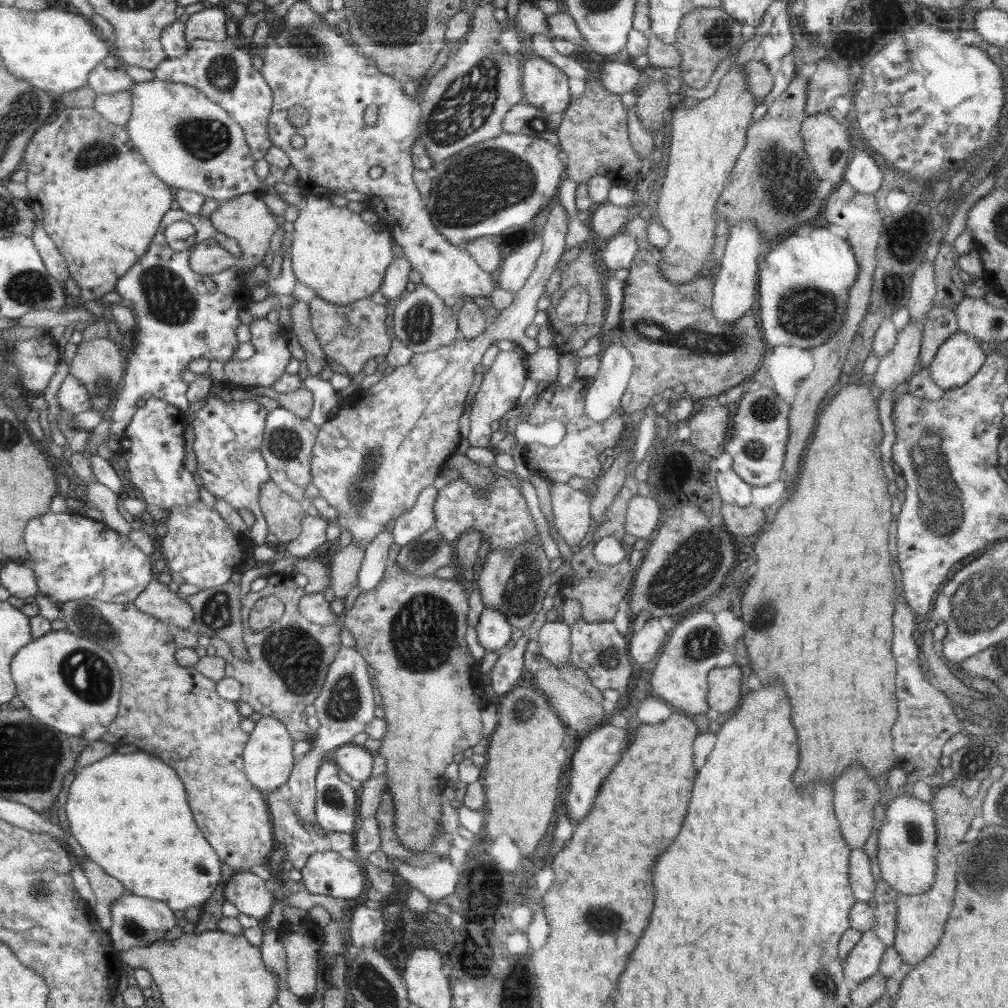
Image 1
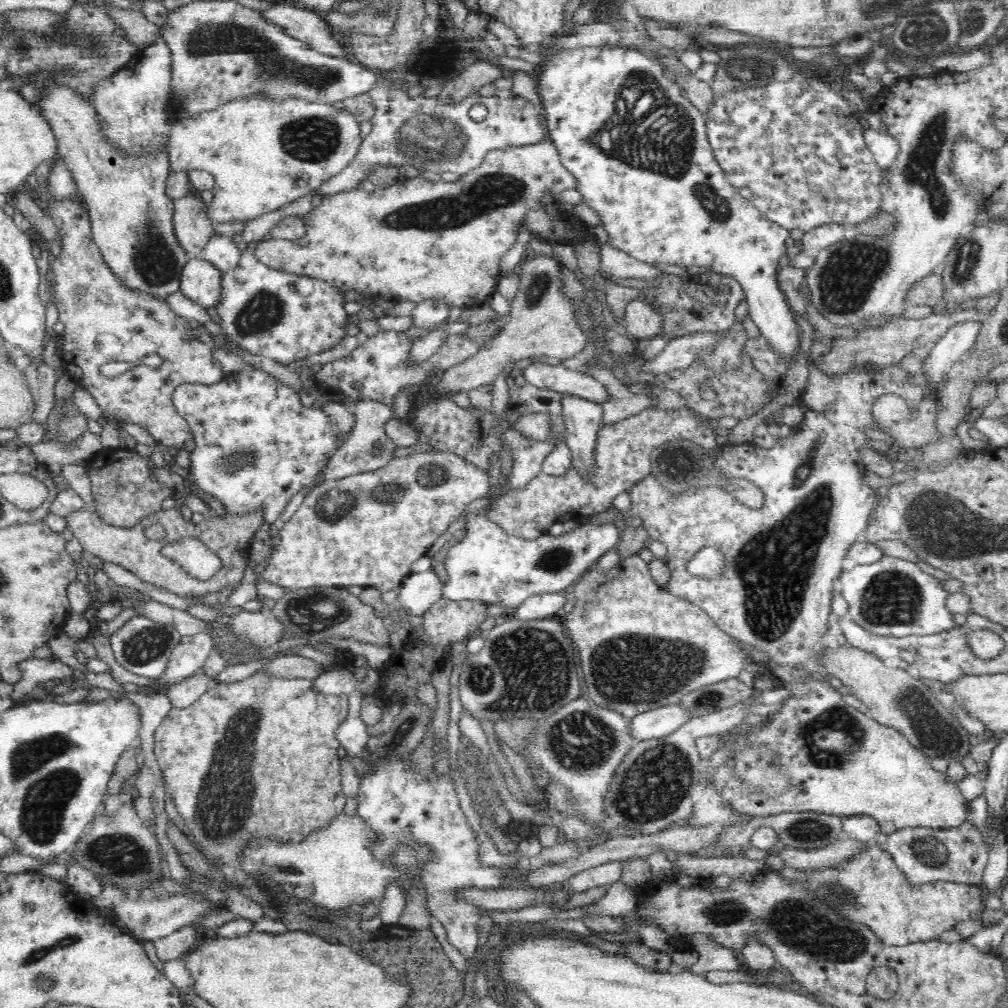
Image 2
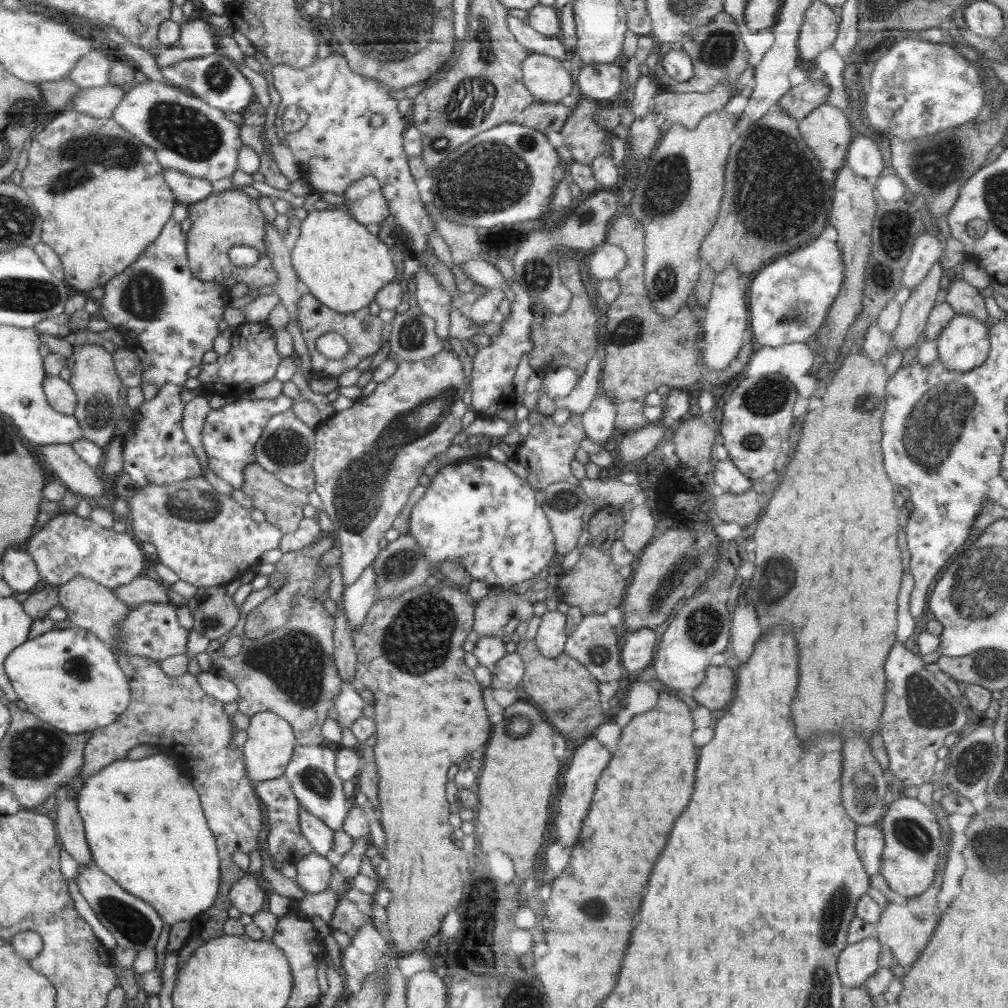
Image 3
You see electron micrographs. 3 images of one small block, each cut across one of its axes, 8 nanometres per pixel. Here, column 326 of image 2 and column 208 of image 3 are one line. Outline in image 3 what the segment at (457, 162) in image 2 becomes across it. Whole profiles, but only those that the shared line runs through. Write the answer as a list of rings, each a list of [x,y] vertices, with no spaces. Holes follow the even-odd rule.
[[[166,169],[163,177],[172,189],[176,202],[192,205],[204,200],[213,191],[211,182],[194,178],[176,169]]]

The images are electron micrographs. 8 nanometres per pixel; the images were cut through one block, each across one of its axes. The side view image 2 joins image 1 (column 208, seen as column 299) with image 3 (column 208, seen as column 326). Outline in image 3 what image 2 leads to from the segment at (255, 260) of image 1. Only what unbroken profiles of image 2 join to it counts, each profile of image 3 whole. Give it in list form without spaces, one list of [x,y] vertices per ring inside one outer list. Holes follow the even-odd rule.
[[[240,189],[212,191],[200,202],[189,205],[188,218],[191,228],[187,232],[187,263],[194,278],[203,282],[221,282],[234,279],[248,285],[253,291],[260,287],[276,285],[276,273],[272,261],[266,254],[265,216],[257,200]],[[232,246],[251,246],[259,253],[259,261],[250,268],[234,266],[228,250]]]

